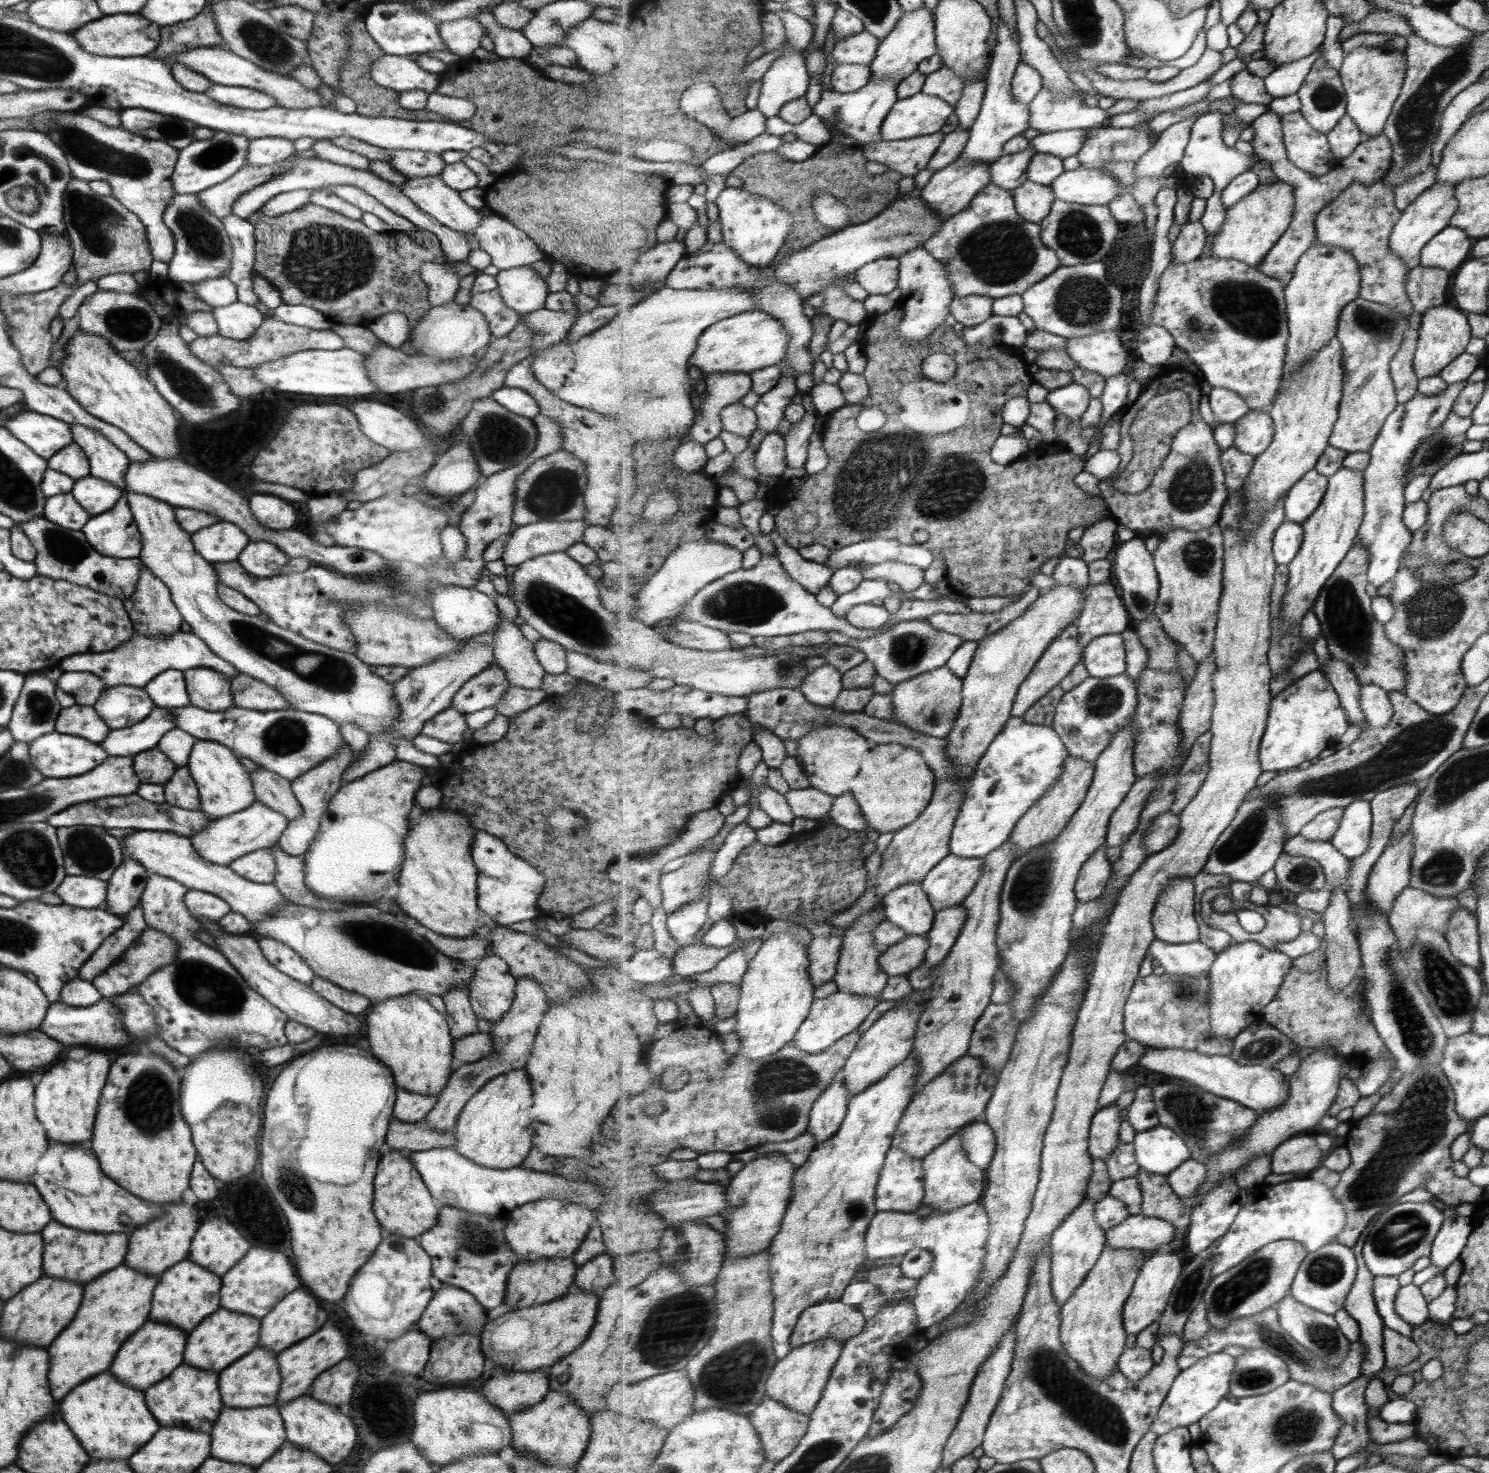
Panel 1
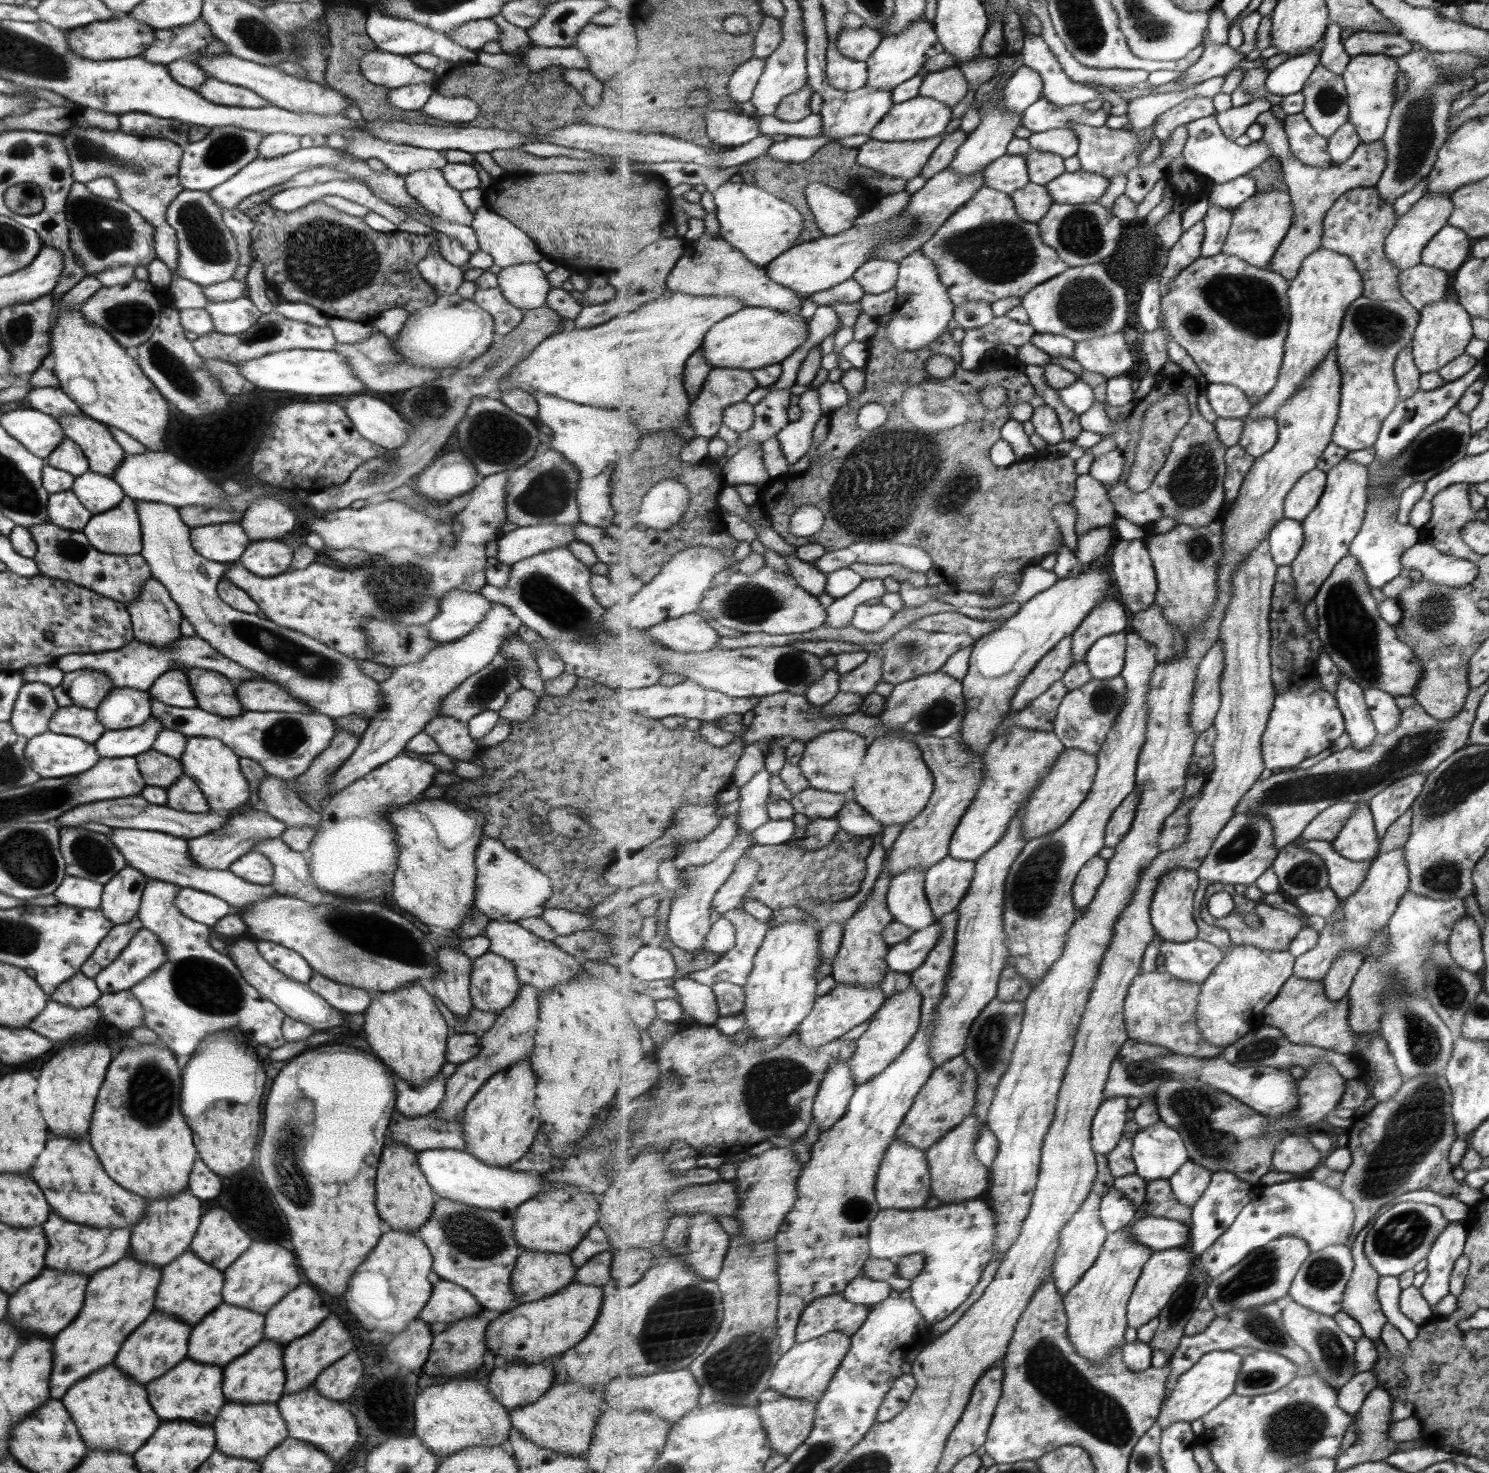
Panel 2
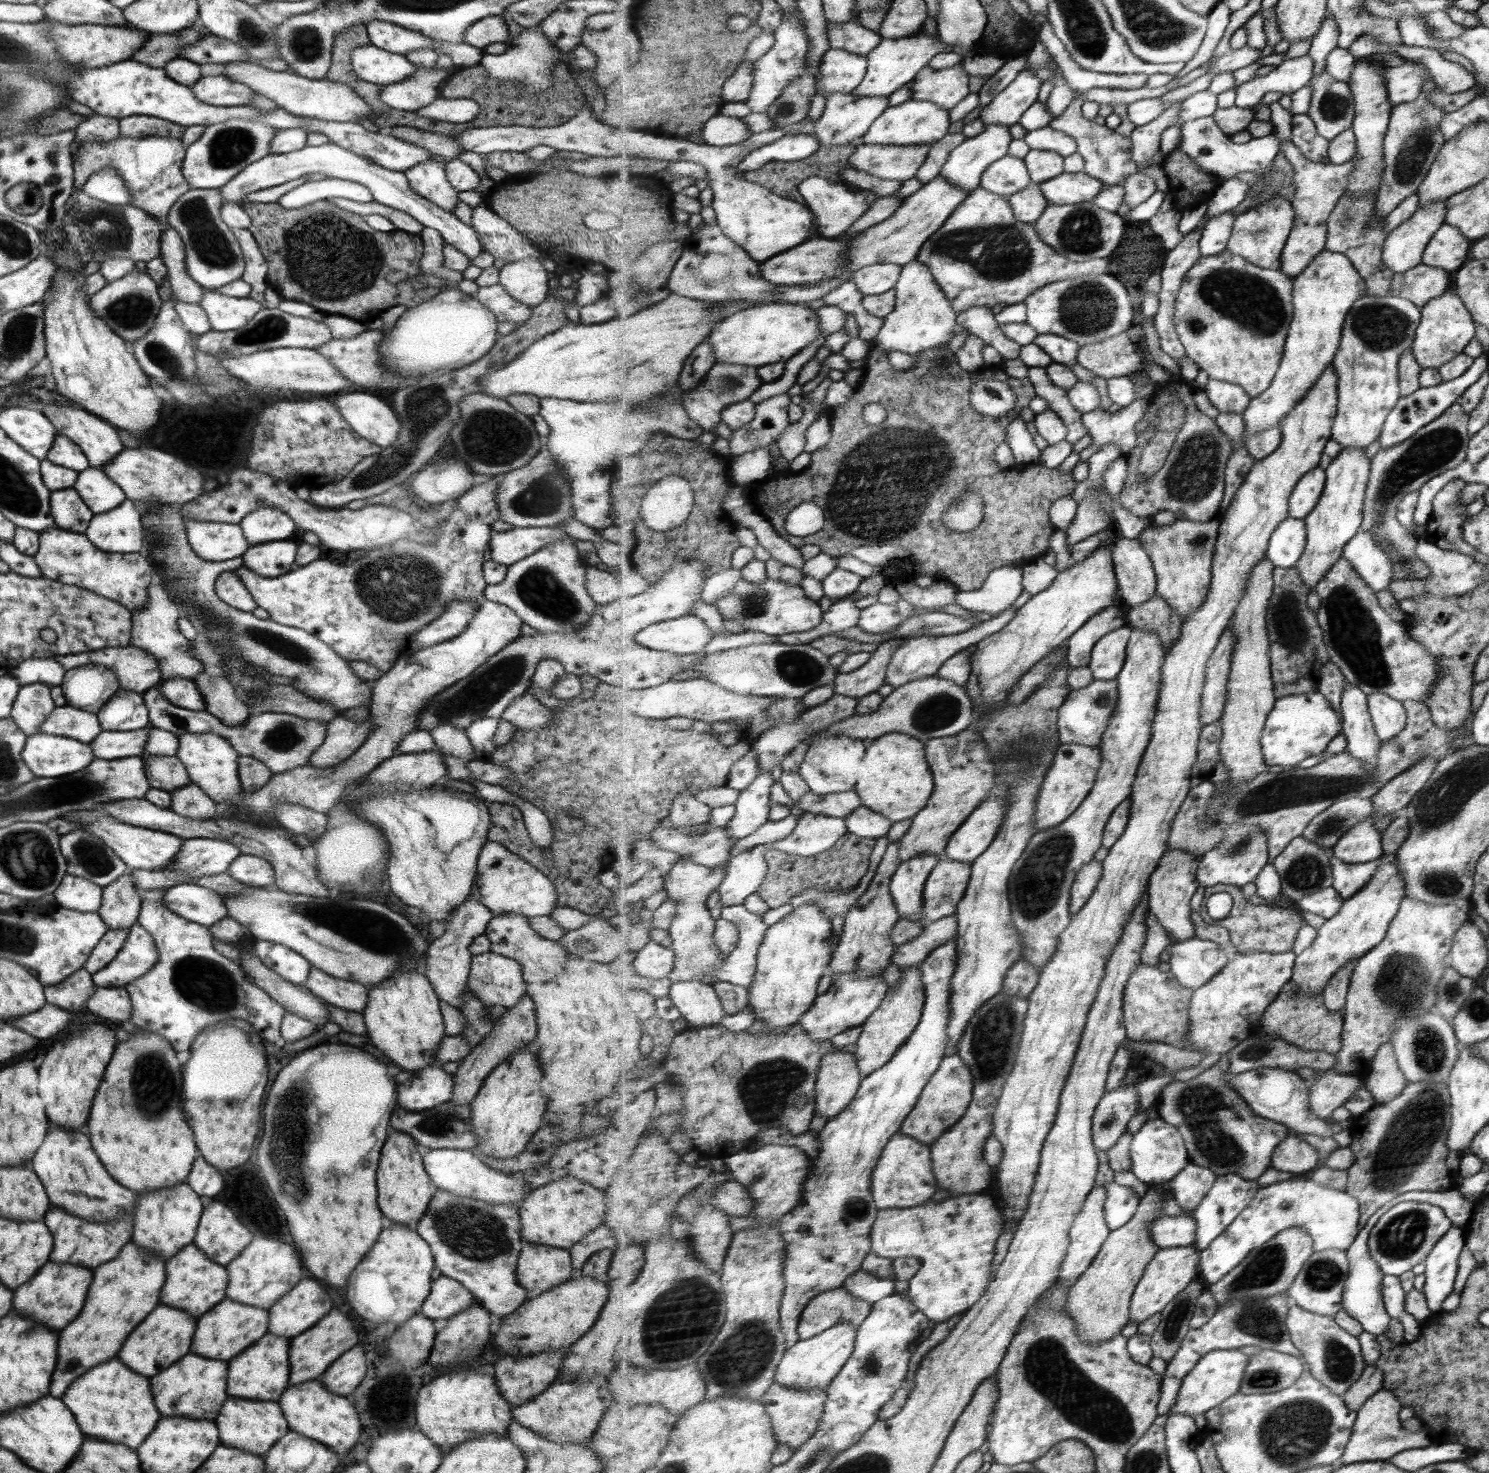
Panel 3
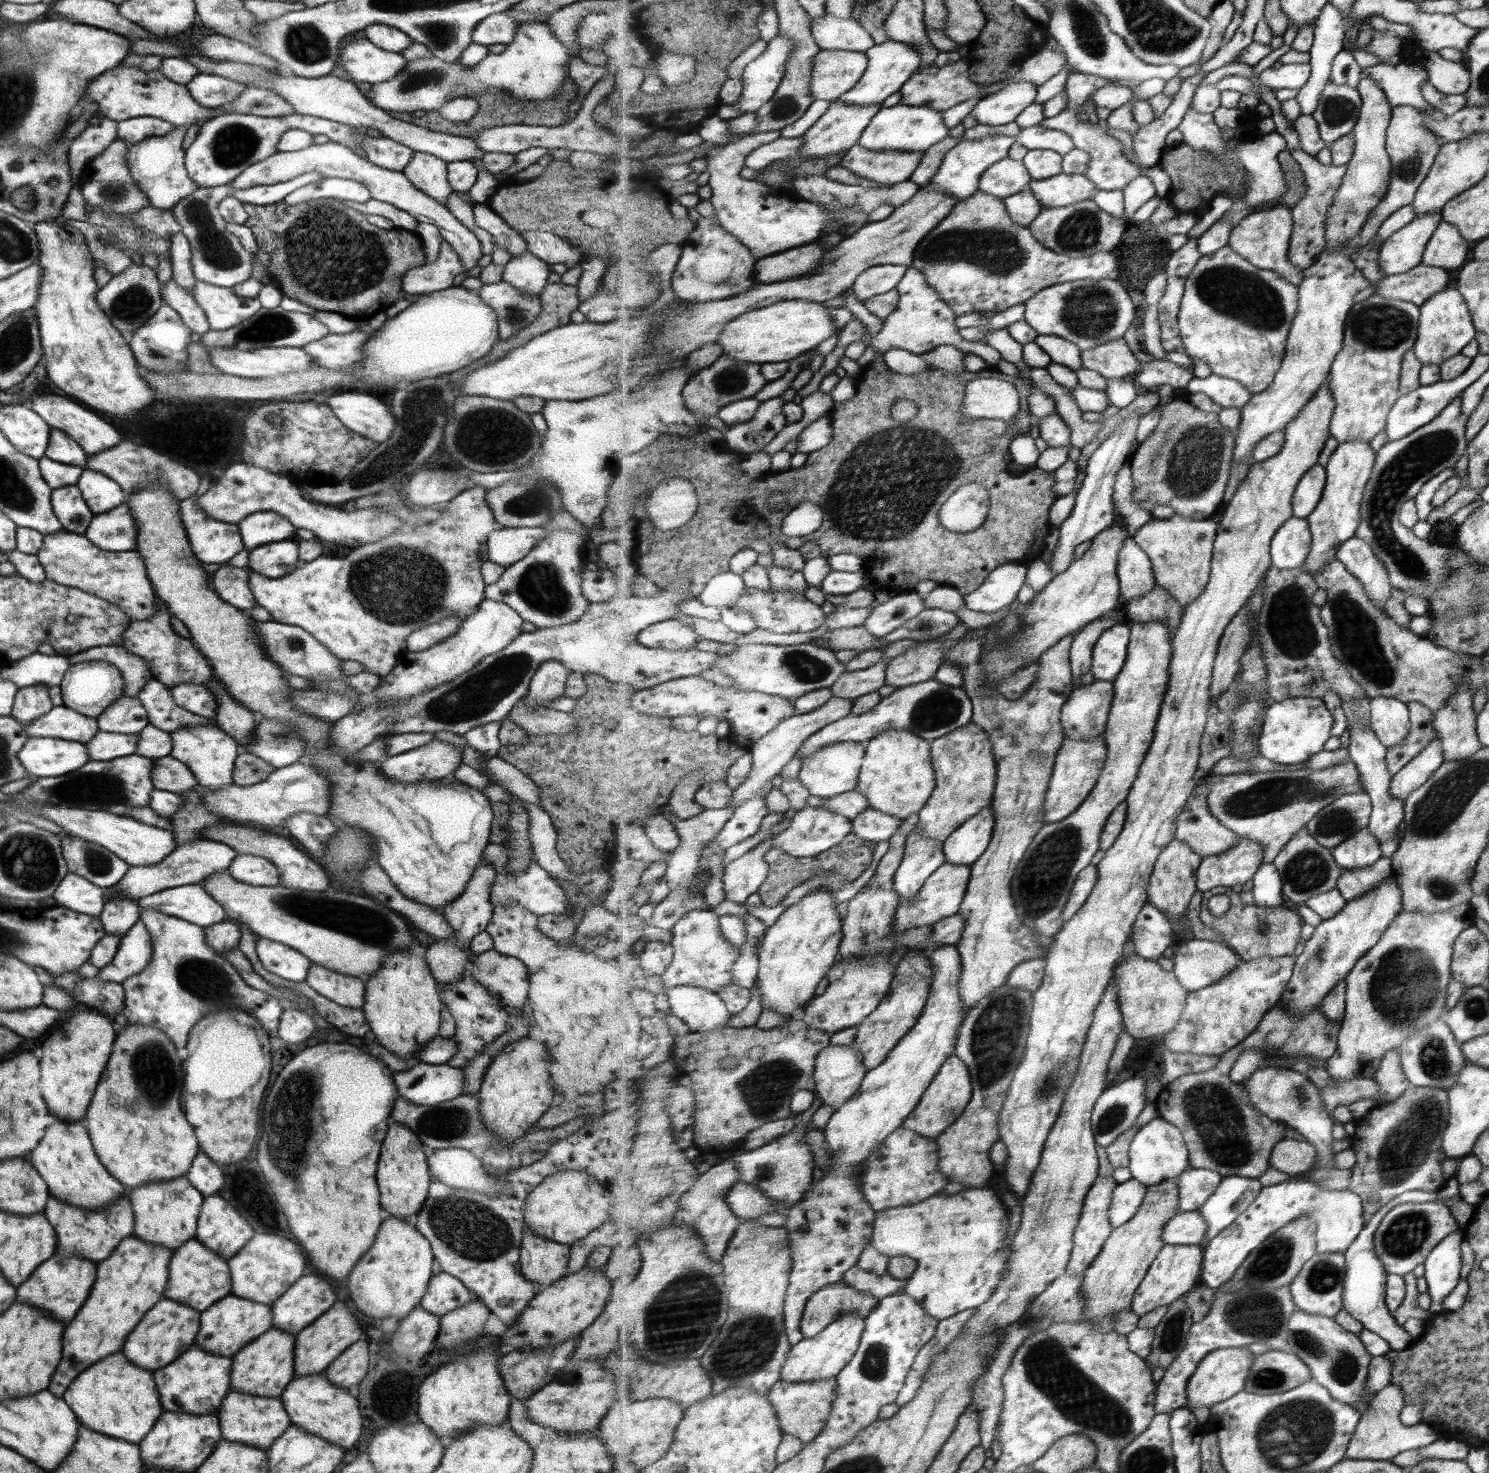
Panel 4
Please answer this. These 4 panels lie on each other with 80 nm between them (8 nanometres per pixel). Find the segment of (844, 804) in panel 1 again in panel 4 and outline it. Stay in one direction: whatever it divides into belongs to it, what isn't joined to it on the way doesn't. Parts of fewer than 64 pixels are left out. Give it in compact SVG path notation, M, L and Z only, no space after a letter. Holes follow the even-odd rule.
M867 808L857 819L852 820L854 834L867 841L889 841L899 830L904 820L881 810Z

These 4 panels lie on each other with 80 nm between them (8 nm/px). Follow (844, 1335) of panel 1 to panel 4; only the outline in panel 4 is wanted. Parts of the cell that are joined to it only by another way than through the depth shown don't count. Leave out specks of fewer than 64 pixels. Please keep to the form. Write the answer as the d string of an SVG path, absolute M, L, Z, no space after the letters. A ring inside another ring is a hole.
M843 1280L824 1286L806 1304L800 1324L804 1338L817 1336L845 1315L859 1315L866 1319L879 1304L878 1298L847 1285Z

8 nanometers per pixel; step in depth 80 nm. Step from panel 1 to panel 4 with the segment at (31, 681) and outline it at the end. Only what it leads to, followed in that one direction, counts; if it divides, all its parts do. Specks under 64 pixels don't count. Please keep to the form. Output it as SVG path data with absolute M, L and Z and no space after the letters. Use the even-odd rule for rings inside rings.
M40 684L17 689L10 717L23 725L31 724L36 718L47 714L52 707L47 689Z

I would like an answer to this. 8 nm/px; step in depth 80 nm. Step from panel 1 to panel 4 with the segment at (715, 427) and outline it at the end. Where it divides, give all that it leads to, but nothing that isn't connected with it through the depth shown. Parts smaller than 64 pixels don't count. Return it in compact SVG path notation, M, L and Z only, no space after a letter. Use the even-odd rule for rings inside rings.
M724 355L715 365L690 377L684 388L685 404L697 420L701 420L701 417L716 416L724 406L754 397L768 384L769 380L762 373L762 367L761 363L745 363Z

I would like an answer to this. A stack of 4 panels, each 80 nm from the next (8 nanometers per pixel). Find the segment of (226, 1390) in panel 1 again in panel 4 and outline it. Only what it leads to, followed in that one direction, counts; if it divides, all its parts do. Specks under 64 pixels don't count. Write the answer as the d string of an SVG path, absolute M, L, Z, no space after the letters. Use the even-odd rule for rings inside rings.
M270 1327L263 1334L254 1338L244 1348L240 1348L231 1359L229 1388L233 1392L279 1398L282 1390L293 1380L294 1335L284 1330Z

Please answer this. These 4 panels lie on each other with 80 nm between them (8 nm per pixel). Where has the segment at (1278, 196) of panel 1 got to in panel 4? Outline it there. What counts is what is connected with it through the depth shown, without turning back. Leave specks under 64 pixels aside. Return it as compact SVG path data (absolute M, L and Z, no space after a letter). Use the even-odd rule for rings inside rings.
M1275 203L1245 217L1233 228L1229 245L1233 247L1233 250L1241 254L1241 256L1249 259L1255 266L1277 271L1281 275L1281 278L1299 287L1303 283L1303 280L1305 280L1305 268L1293 264L1289 260L1293 224L1295 222L1293 222L1291 207Z

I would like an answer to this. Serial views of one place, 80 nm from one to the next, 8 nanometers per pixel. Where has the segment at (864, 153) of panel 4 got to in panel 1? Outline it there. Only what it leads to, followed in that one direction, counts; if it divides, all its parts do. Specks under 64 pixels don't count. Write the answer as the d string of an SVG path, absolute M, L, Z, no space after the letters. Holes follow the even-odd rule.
M941 131L904 141L881 139L879 142L866 144L863 150L869 161L884 164L888 167L887 170L900 172L904 177L914 178L928 168L945 135Z

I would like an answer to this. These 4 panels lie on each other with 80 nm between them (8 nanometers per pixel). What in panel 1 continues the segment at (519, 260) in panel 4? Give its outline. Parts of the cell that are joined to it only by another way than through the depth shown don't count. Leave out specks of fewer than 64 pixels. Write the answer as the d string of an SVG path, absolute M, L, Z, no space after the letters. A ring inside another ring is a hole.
M527 265L500 270L494 278L499 297L513 313L523 316L544 308L547 284Z

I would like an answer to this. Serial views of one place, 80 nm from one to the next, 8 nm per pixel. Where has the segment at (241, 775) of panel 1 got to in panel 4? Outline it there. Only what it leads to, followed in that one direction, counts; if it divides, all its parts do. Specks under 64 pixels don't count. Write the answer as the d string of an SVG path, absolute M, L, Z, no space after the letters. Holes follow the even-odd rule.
M217 726L185 727L170 733L172 749L169 754L191 771L197 785L204 791L217 791L233 783L231 774L235 758L240 749L238 744Z

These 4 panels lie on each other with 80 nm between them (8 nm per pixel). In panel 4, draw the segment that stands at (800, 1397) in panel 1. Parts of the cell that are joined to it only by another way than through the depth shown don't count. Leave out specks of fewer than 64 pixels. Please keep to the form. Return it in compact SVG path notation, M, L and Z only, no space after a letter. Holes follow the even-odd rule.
M845 1315L838 1318L817 1336L804 1338L799 1344L792 1346L782 1368L782 1381L799 1383L838 1377L859 1350L866 1326L867 1320L863 1317Z

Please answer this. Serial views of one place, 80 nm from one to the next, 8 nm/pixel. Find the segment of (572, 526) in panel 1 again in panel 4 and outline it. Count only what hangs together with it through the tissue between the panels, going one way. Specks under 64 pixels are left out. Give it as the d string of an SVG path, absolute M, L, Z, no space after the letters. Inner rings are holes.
M543 527L493 529L486 538L487 561L503 568L510 566L531 552L546 533Z

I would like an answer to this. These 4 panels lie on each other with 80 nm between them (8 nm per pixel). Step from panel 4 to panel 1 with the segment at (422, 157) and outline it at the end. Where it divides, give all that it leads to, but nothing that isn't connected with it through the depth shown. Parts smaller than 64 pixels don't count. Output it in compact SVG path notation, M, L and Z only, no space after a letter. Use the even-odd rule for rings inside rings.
M438 176L407 178L399 189L415 206L443 226L458 233L466 232L472 247L476 246L474 230L482 216L478 209L465 204L456 190L445 186Z

